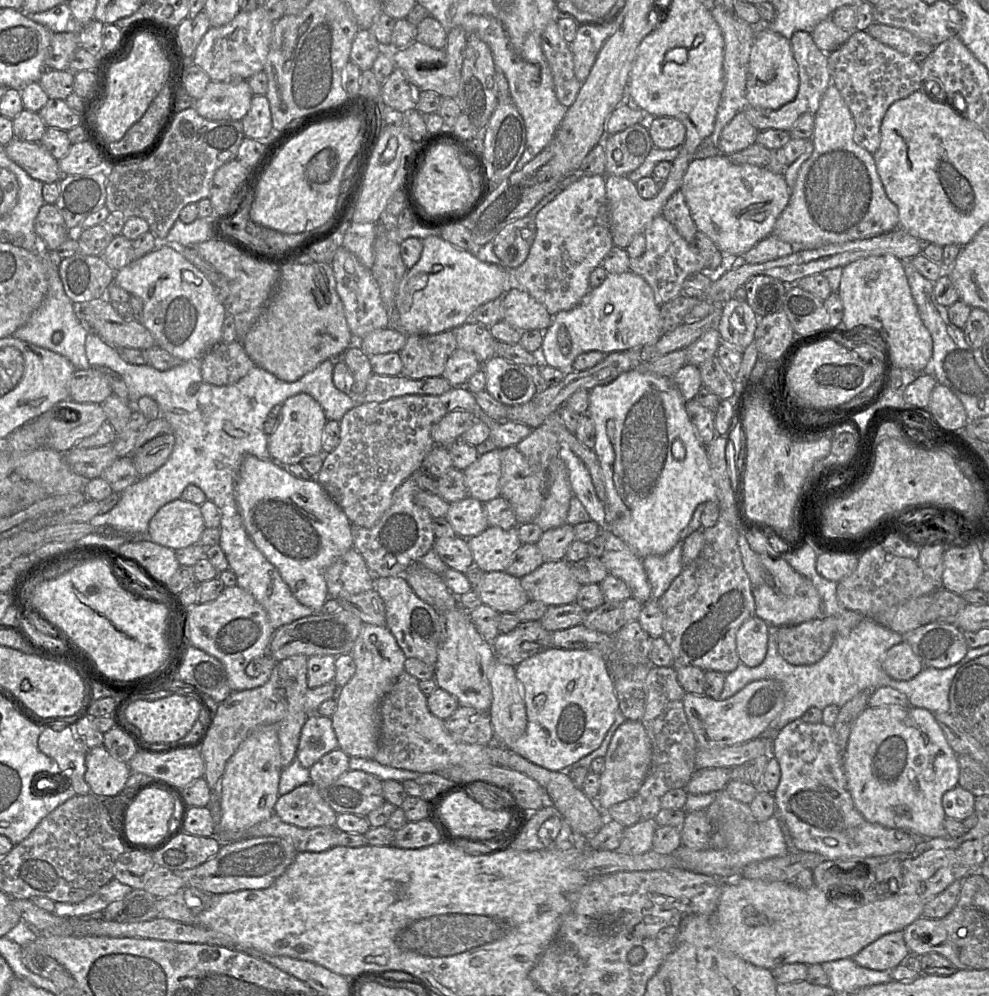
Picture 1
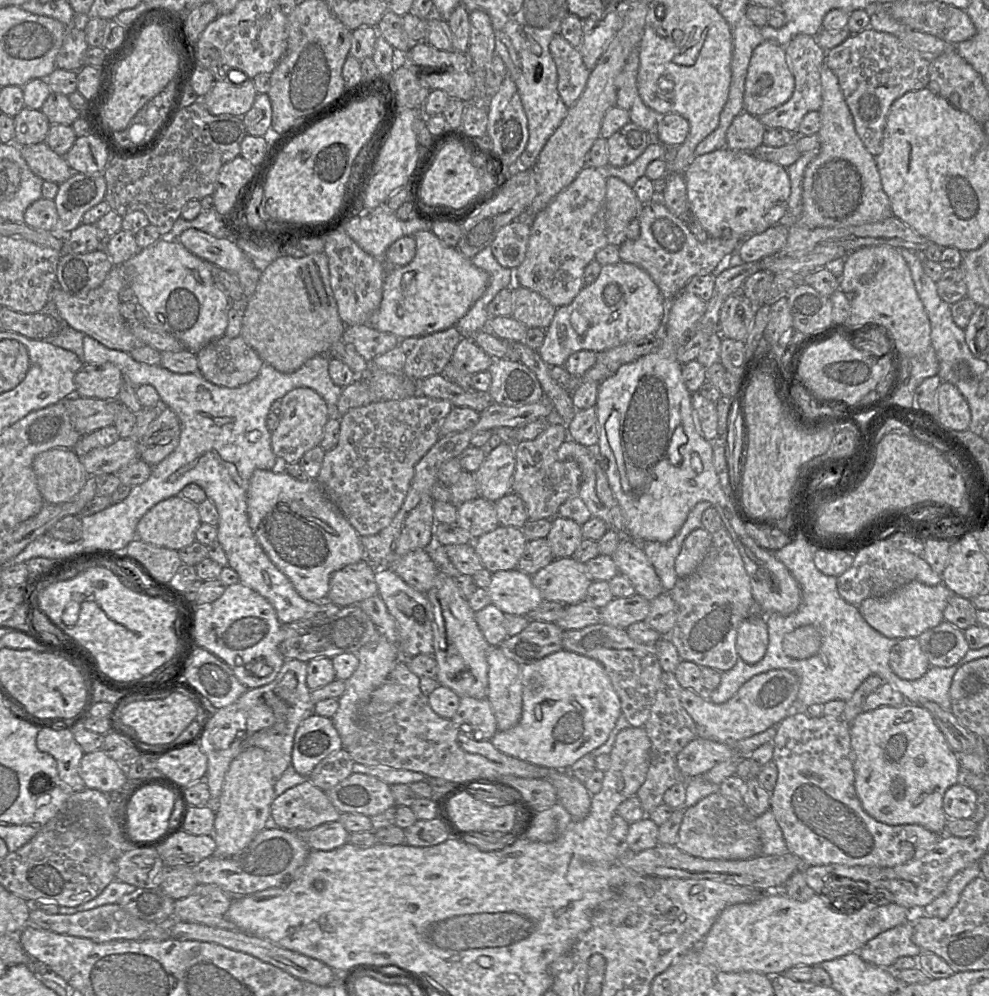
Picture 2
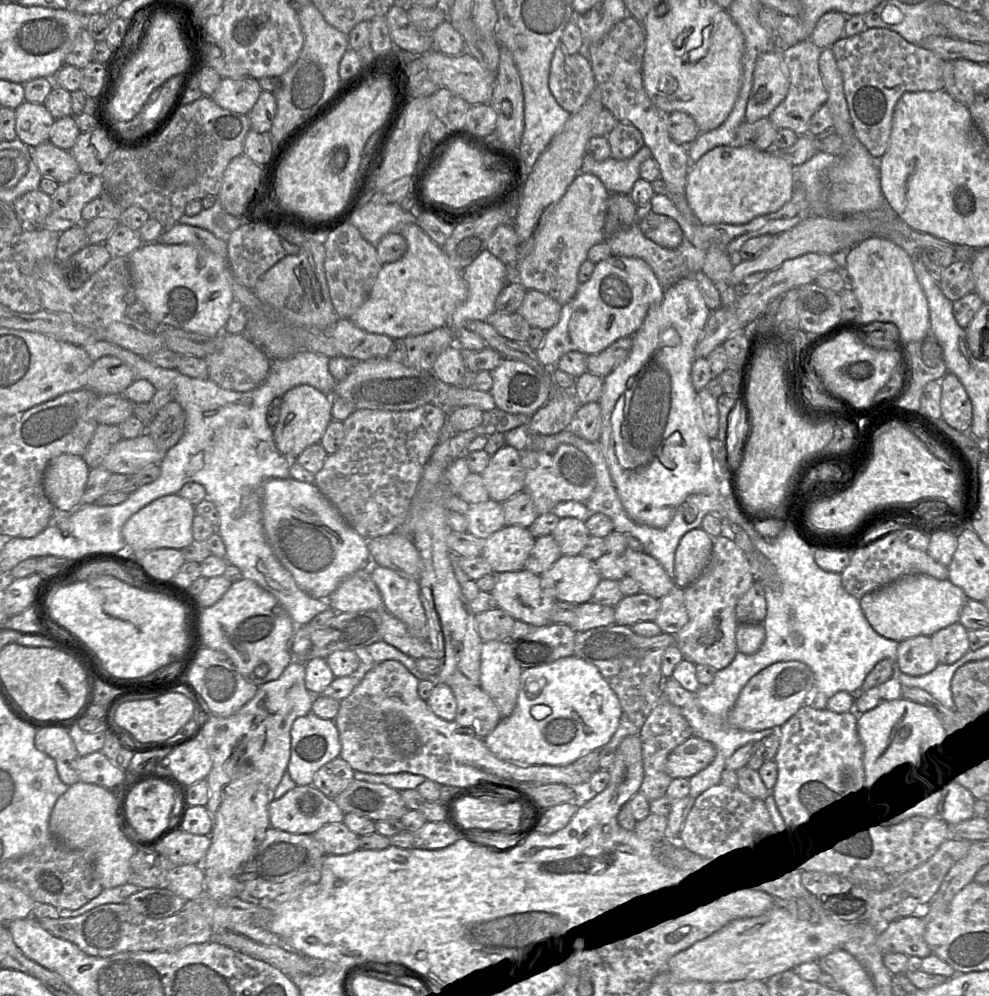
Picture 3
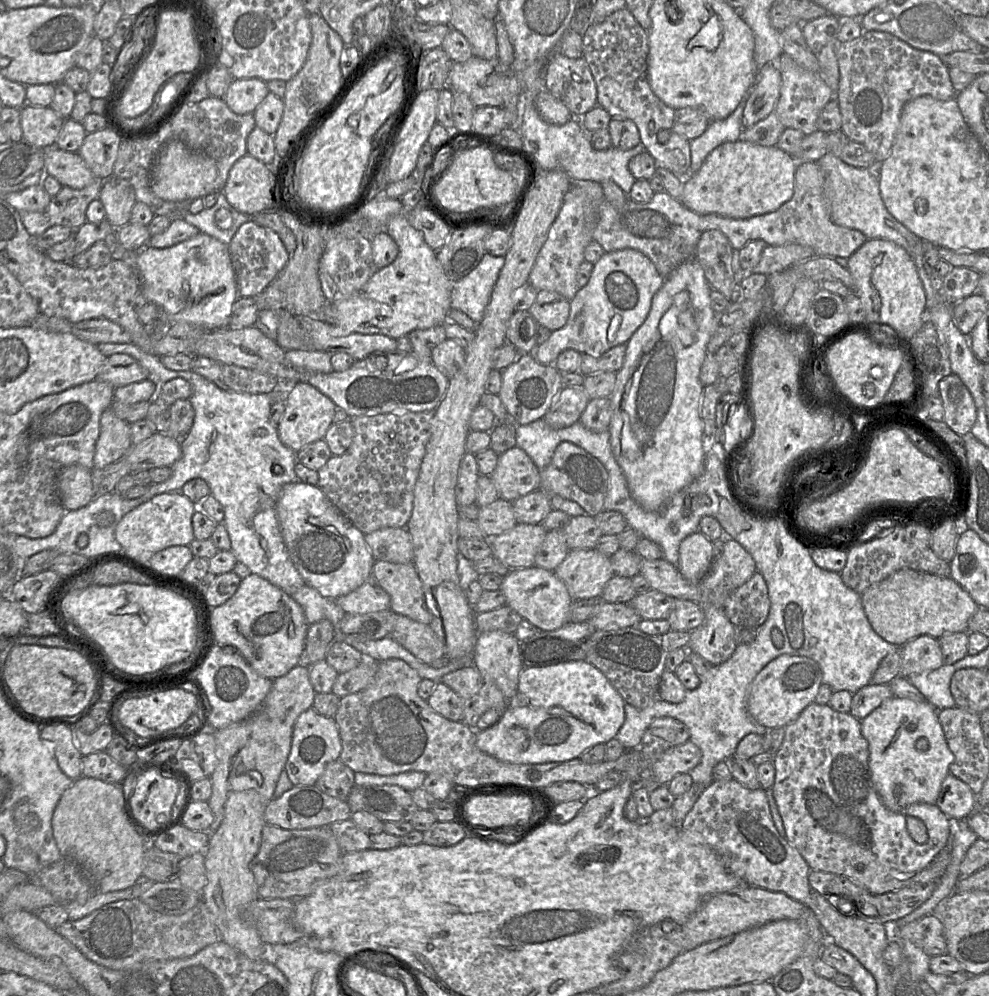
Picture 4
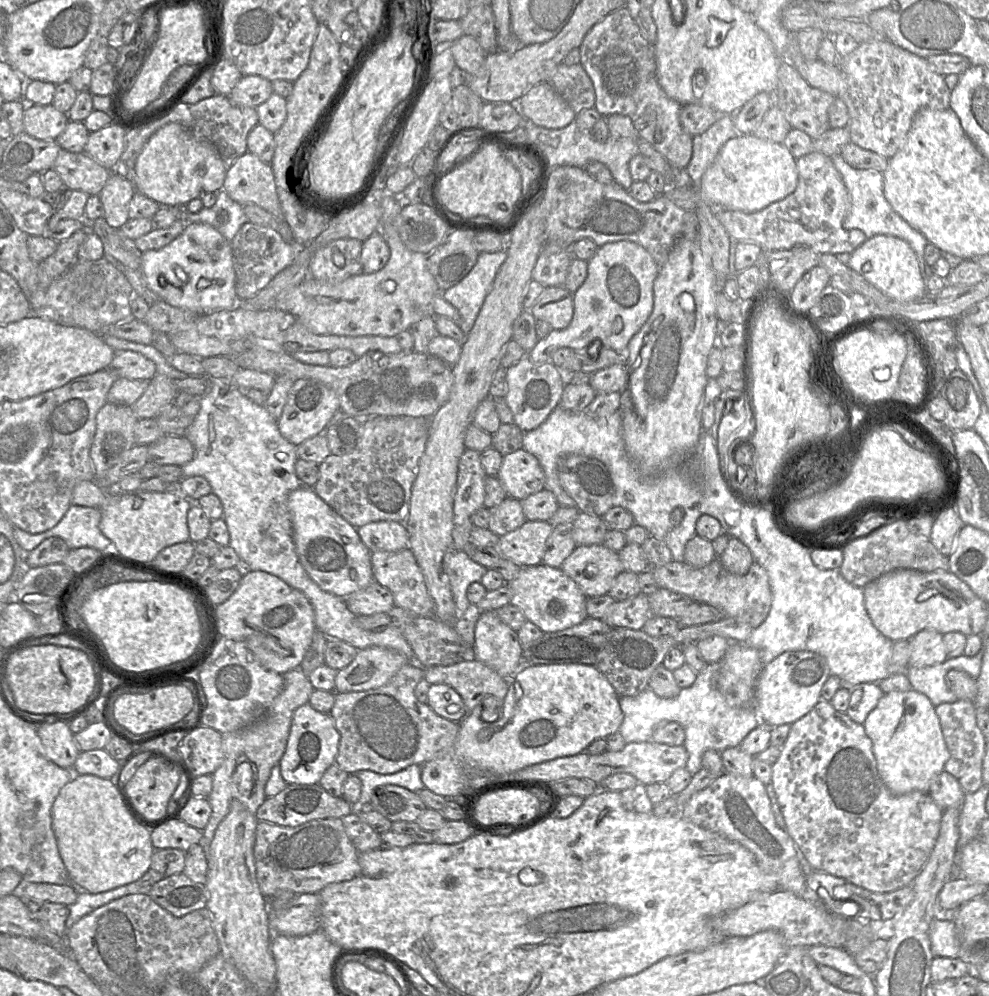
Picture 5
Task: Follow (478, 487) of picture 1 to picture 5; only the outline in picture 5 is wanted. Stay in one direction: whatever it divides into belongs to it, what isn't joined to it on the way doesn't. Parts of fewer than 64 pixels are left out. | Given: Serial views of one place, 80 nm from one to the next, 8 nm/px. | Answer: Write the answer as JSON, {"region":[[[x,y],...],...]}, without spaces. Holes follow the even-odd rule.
{"region":[[[522,448],[503,456],[496,477],[508,497],[520,501],[545,489],[545,474],[538,459]]]}

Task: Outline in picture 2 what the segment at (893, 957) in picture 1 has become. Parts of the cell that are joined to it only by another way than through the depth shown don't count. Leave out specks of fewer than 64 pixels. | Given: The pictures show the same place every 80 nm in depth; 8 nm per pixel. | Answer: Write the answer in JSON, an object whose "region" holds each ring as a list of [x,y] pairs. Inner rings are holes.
{"region":[[[910,919],[872,938],[858,953],[864,961],[890,969],[898,958],[918,958],[922,953],[921,948],[913,942],[912,934],[913,925]]]}

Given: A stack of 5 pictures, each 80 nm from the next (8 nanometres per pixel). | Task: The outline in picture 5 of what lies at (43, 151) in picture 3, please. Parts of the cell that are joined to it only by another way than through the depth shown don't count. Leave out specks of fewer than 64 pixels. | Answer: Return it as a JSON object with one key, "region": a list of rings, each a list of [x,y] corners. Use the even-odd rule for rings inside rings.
{"region":[[[61,149],[52,167],[64,182],[64,187],[99,195],[112,174],[88,154]]]}

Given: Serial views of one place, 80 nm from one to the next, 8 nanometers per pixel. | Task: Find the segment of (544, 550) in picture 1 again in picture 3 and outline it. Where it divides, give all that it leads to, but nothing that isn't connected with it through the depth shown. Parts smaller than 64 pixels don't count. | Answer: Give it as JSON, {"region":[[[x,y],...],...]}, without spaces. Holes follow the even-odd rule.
{"region":[[[562,518],[552,533],[562,555],[579,554],[591,537],[585,522]]]}

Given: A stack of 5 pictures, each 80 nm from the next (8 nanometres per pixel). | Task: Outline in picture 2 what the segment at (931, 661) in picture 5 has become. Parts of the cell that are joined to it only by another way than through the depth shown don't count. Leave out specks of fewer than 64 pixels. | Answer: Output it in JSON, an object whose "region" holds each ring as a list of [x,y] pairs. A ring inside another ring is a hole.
{"region":[[[903,638],[890,651],[889,666],[901,679],[916,680],[930,668],[917,638]]]}

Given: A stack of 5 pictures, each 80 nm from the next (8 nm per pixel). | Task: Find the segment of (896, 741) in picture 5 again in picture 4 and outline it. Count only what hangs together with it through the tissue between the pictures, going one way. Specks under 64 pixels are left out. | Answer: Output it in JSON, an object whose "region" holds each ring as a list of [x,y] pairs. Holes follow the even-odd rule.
{"region":[[[907,698],[884,700],[860,721],[861,733],[868,742],[871,781],[883,805],[892,812],[900,812],[914,803],[935,804],[941,784],[949,774],[954,755],[948,748],[937,710],[927,701],[915,702]]]}

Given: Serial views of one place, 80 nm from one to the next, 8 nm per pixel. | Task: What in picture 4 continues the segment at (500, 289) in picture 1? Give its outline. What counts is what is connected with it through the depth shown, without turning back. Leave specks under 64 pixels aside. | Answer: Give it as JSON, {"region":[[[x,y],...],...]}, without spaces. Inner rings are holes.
{"region":[[[400,213],[389,218],[386,231],[396,241],[399,253],[389,265],[379,268],[369,281],[349,298],[326,302],[315,318],[330,323],[338,328],[338,335],[347,336],[352,333],[382,334],[393,339],[408,335],[414,330],[423,330],[437,325],[443,325],[448,320],[451,309],[452,282],[447,278],[434,251],[425,241],[423,233],[413,227],[408,219],[408,213]]]}

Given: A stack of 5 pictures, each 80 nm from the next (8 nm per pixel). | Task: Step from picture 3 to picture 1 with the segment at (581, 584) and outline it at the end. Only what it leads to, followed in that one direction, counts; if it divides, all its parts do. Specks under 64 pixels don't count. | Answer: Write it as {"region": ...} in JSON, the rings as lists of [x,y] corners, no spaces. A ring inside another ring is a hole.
{"region":[[[566,559],[544,562],[540,567],[520,579],[522,588],[530,601],[539,601],[547,606],[562,606],[575,602],[581,584],[575,579]]]}

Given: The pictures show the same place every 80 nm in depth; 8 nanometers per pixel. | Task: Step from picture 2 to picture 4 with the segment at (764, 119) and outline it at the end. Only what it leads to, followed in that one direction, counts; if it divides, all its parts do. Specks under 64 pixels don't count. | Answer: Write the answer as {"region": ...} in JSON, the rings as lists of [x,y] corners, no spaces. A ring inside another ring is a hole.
{"region":[[[782,53],[776,62],[781,73],[780,95],[774,112],[785,128],[801,131],[805,135],[817,130],[817,119],[824,106],[835,98],[833,90],[826,84],[820,72],[800,67],[788,54]]]}

